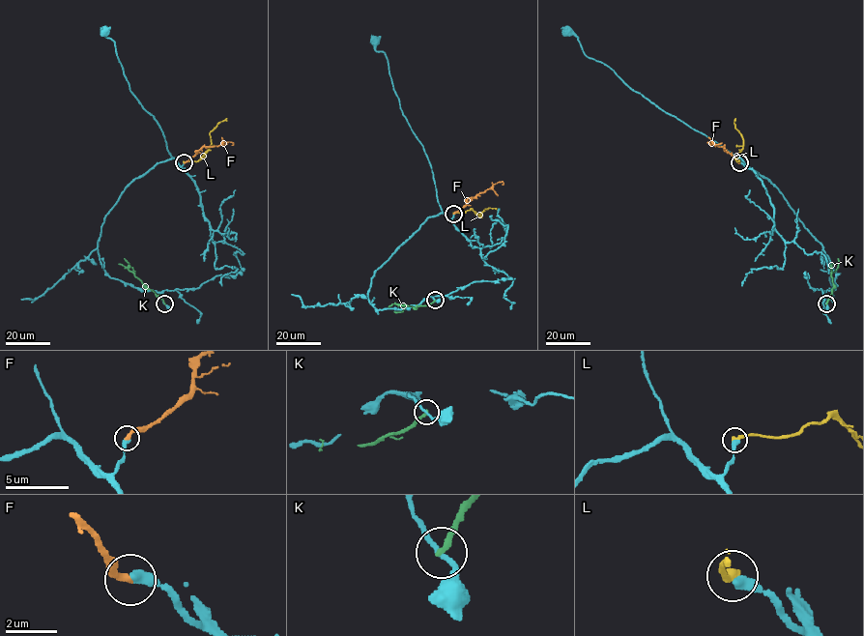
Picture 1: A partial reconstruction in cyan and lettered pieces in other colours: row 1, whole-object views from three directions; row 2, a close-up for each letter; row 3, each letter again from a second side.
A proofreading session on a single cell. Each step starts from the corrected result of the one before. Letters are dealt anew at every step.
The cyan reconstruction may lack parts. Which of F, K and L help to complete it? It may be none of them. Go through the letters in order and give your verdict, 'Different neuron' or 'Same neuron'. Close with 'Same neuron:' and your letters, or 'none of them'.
F: Same neuron
K: Different neuron
L: Different neuron
Same neuron: F

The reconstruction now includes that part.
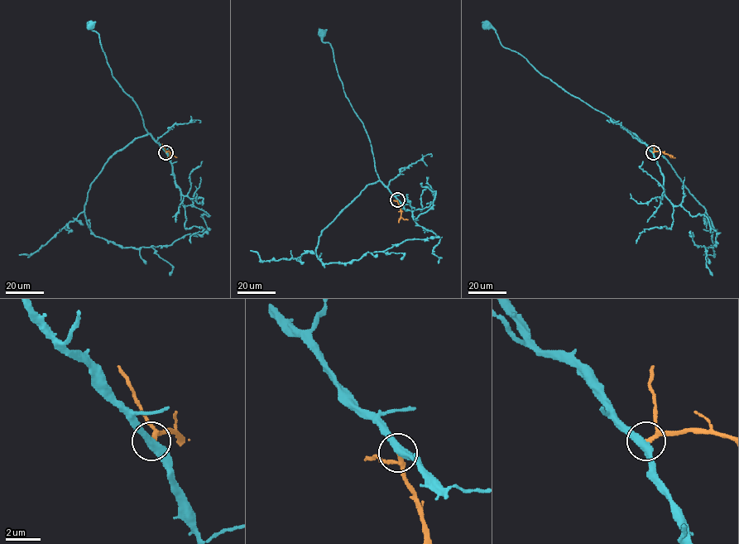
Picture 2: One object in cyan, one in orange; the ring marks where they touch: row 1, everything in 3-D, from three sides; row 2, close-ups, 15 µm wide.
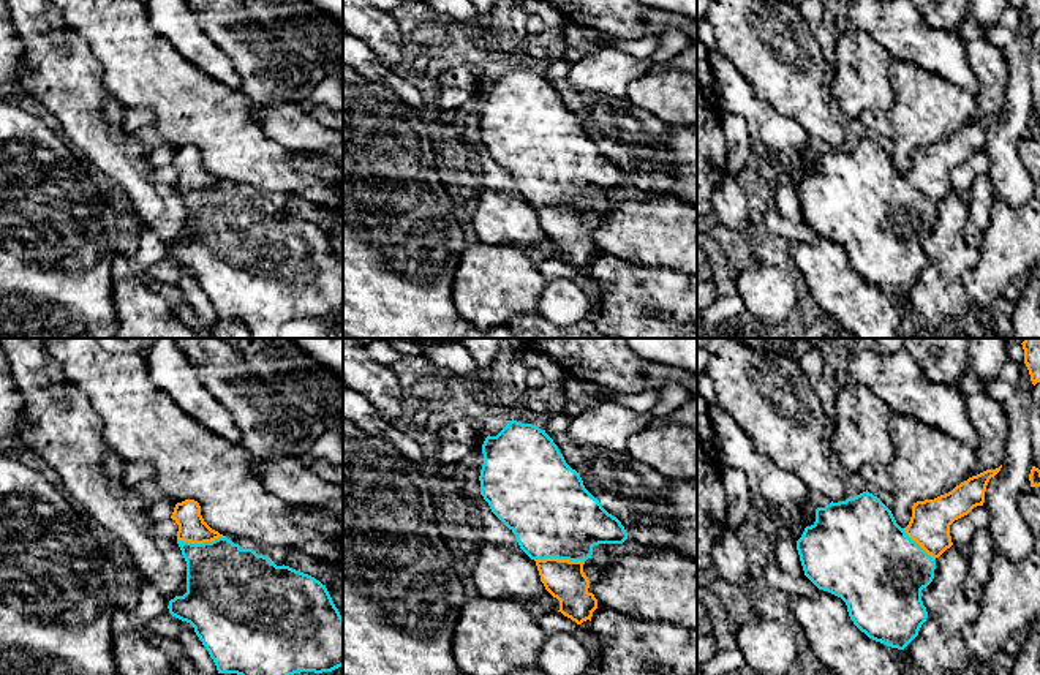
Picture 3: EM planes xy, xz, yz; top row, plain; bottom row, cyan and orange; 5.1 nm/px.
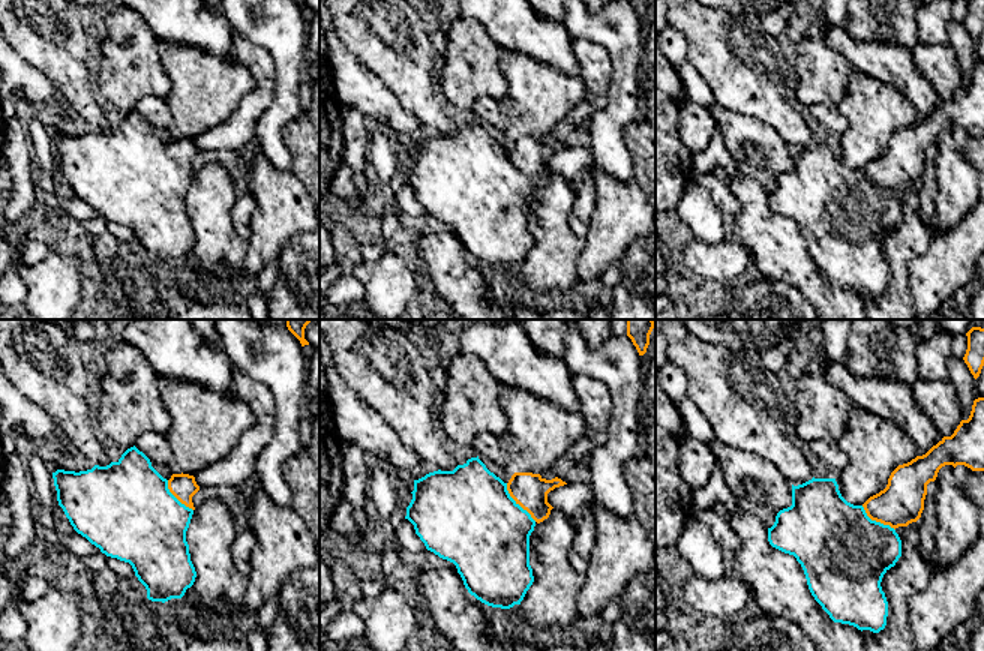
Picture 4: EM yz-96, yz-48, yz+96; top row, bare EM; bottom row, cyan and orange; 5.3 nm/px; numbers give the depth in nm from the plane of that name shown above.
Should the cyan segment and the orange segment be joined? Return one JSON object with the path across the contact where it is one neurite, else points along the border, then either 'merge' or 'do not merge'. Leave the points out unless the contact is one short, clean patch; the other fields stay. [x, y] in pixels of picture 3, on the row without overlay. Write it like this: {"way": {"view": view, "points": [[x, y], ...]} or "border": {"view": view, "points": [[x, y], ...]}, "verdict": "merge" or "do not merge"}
{"verdict": "merge"}

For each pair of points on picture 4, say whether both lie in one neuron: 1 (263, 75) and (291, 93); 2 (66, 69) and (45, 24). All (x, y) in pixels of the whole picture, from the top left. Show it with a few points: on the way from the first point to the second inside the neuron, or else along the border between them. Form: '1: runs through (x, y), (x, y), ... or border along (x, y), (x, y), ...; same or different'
1: border along (266, 48), (273, 60), (273, 99), (260, 116); different
2: runs through (63, 59), (48, 35); same

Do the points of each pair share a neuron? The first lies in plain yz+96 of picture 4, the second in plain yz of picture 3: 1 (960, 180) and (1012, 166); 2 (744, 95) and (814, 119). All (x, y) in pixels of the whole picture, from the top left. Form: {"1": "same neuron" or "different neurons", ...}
{"1": "same neuron", "2": "same neuron"}

